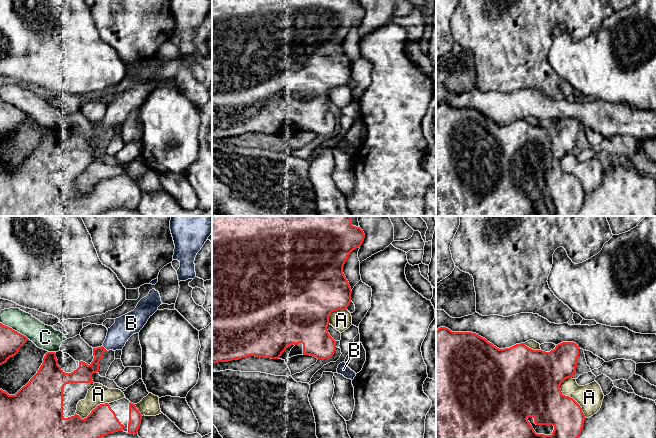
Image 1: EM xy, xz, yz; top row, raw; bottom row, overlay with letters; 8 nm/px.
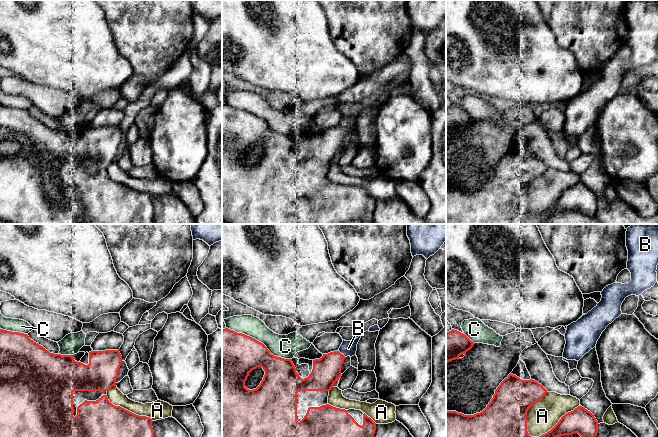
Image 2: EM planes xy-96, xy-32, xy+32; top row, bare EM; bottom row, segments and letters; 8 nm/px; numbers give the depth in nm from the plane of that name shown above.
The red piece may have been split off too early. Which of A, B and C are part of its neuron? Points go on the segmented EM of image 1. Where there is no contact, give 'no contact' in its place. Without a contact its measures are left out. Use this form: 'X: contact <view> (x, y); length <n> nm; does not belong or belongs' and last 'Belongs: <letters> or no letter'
A: contact yz (568, 396); length 360 nm; does not belong
B: contact xy (104, 348); length 60 nm; belongs
C: contact xy (14, 330); length 280 nm; does not belong
Belongs: B

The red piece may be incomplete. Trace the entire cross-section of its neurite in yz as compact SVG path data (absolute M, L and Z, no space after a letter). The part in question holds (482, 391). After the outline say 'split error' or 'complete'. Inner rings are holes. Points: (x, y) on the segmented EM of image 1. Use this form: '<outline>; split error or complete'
M446 327L438 328L436 331L436 438L578 438L584 427L586 417L580 405L573 398L562 394L560 385L565 379L573 377L578 363L579 349L579 346L574 342L562 342L556 345L550 352L533 350L527 347L525 343L516 344L510 348L499 349L476 333L453 332Z; split error

